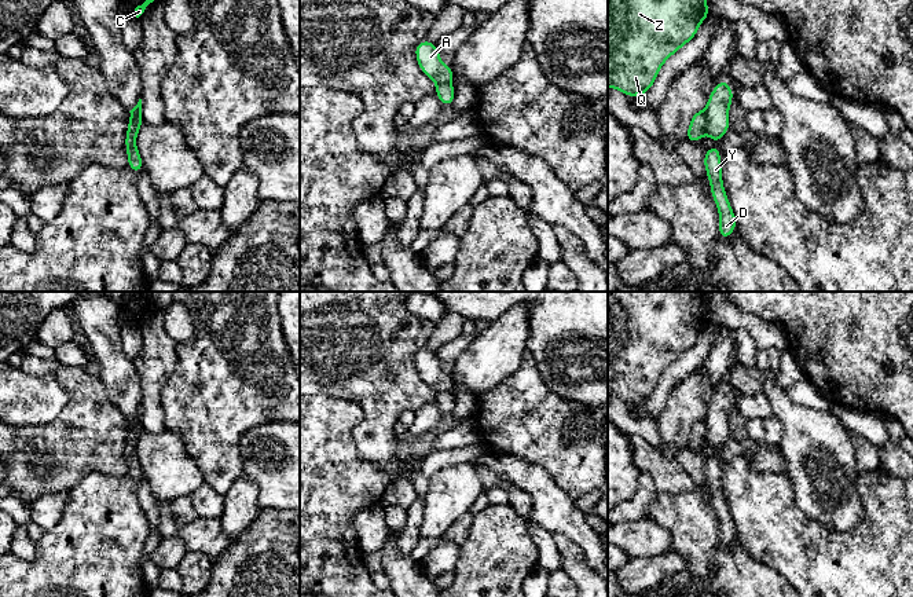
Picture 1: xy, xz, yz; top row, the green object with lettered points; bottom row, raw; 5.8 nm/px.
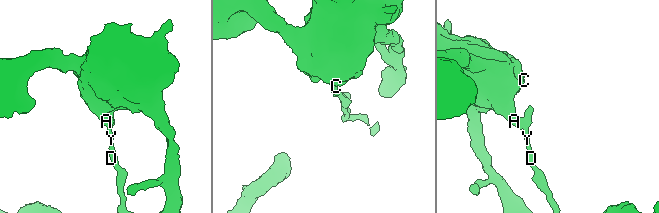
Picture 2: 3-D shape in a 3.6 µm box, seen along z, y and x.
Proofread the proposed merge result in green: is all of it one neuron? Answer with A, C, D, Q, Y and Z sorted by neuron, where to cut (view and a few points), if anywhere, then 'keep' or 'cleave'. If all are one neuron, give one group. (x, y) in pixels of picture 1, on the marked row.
A C Q Z / D Y | yz (703, 112), (707, 120), (707, 129) | cleave

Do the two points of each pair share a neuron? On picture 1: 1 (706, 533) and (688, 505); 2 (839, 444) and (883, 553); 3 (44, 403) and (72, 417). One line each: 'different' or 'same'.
1: same
2: different
3: different

